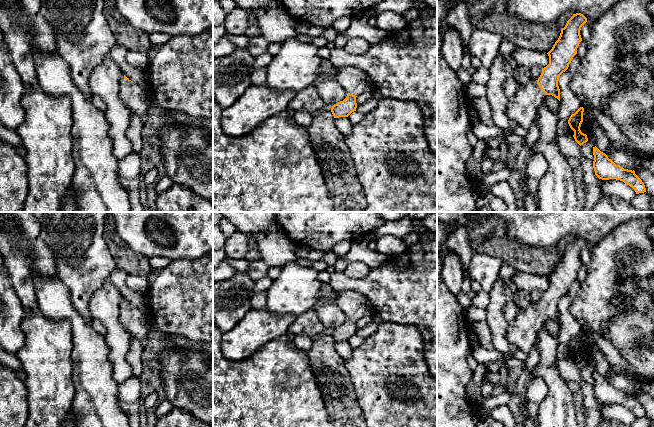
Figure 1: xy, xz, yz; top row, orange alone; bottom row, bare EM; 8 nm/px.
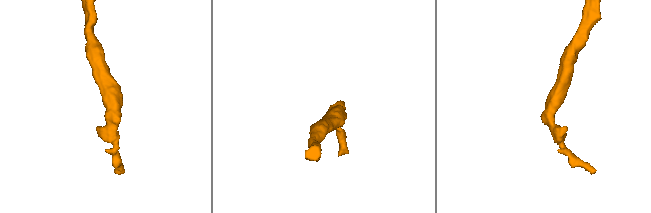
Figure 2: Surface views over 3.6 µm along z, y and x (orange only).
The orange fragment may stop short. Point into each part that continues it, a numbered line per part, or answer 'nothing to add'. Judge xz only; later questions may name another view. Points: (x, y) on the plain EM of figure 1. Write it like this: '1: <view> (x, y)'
1: xz (355, 305)

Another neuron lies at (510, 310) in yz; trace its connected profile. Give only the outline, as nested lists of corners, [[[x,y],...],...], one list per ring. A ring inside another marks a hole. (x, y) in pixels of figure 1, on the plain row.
[[[509,302],[503,307],[503,316],[507,323],[512,323],[519,313],[519,307],[514,302]]]

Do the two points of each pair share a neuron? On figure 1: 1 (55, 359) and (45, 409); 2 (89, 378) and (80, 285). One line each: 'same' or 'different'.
1: same
2: different

